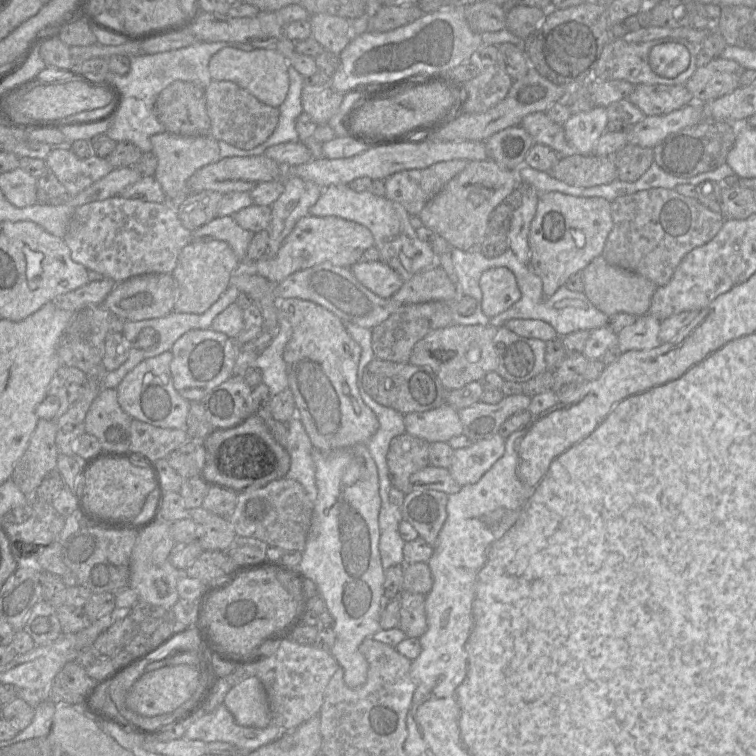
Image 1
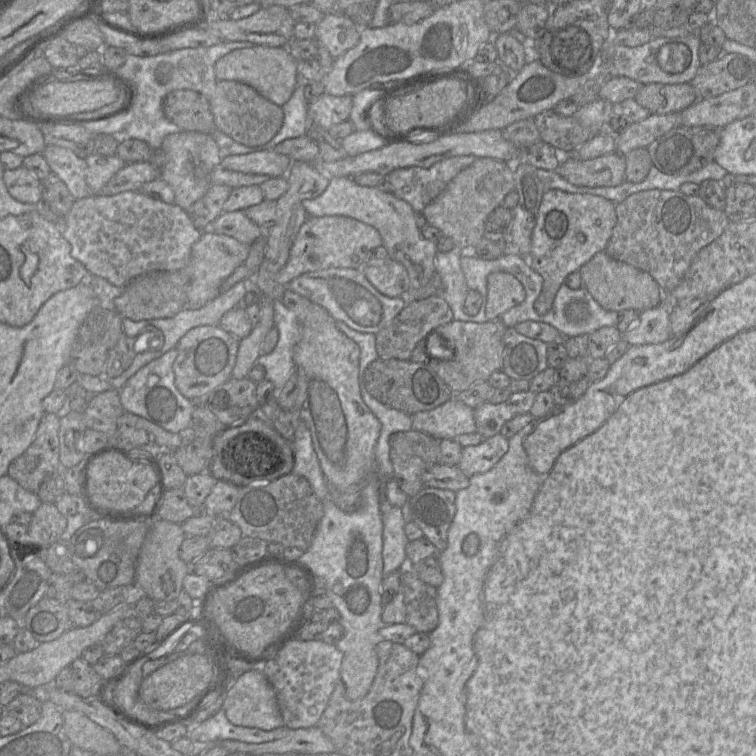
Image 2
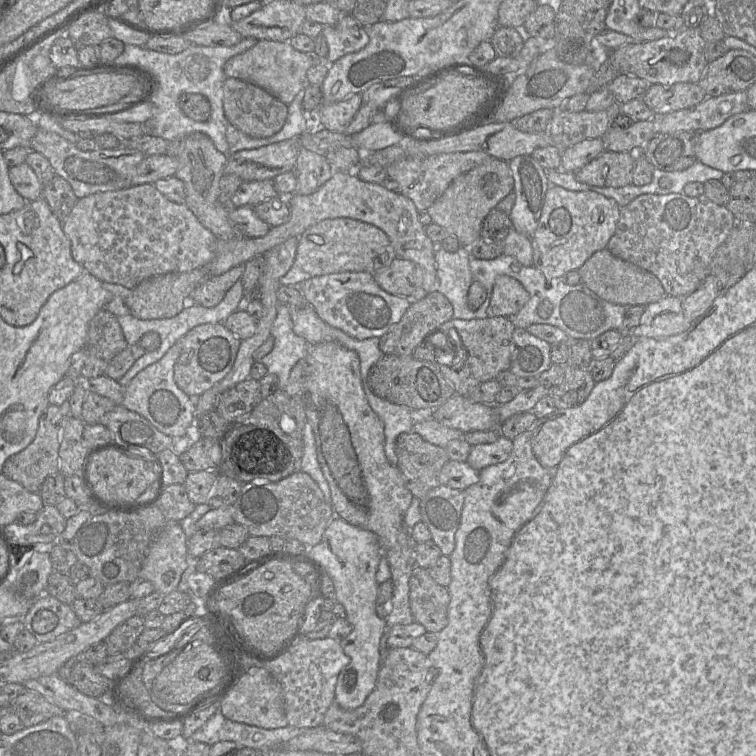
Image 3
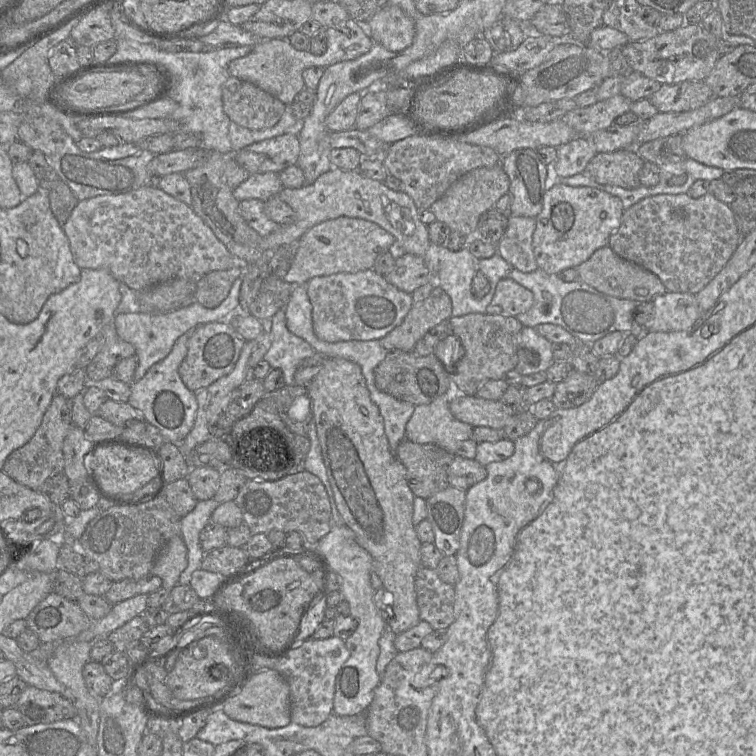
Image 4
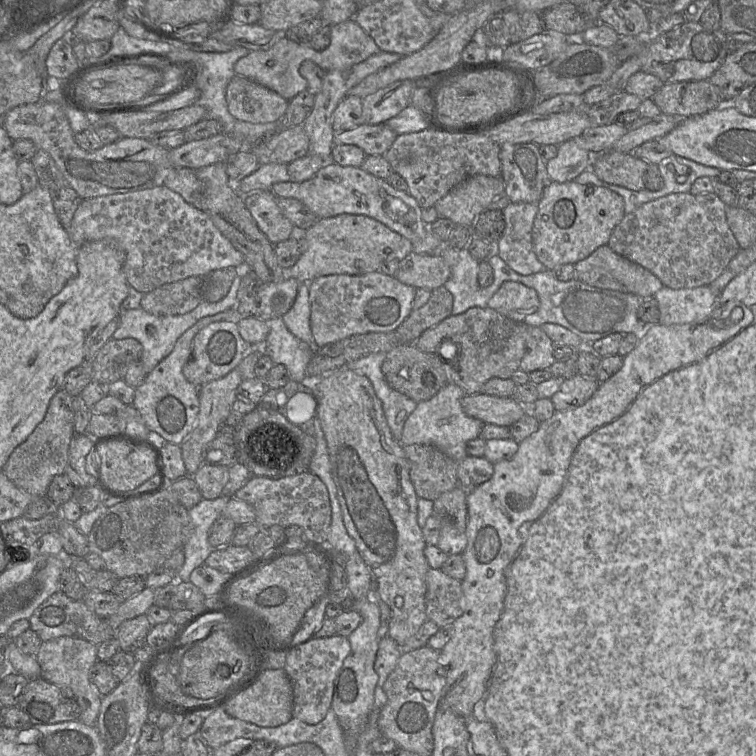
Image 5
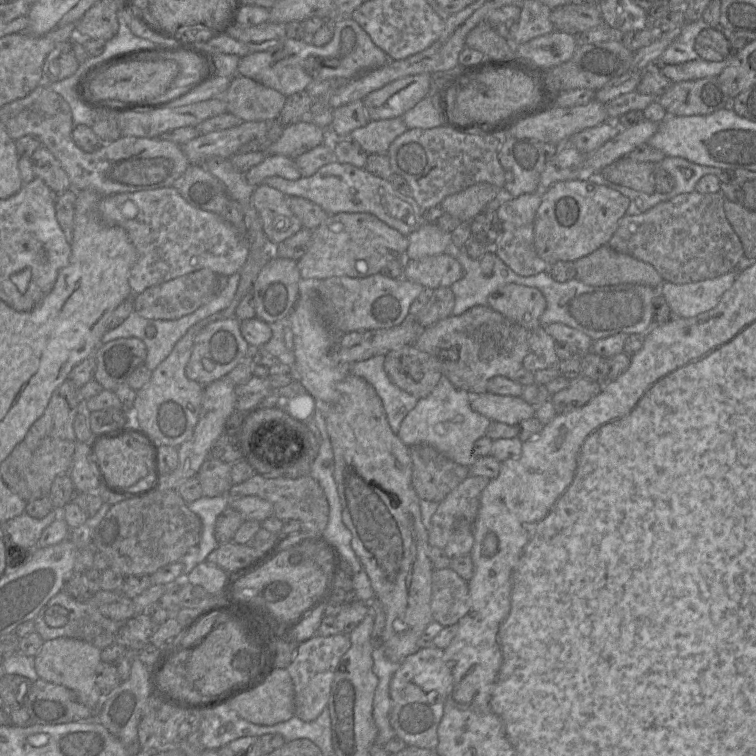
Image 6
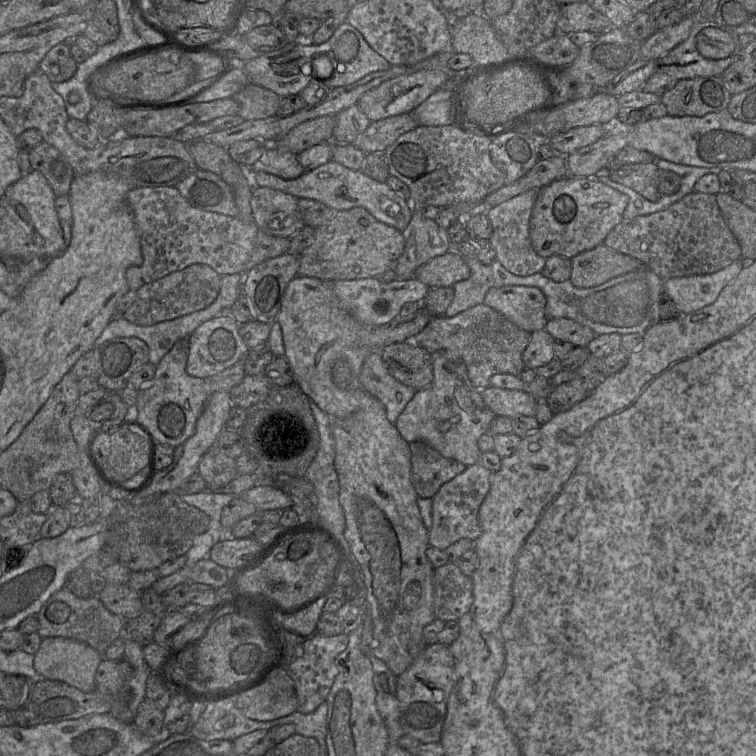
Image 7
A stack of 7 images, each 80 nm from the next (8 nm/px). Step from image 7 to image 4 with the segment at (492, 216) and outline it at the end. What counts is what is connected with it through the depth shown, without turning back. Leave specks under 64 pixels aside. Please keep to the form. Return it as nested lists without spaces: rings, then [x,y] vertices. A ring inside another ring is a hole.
[[[508,216],[508,227],[497,243],[497,253],[517,270],[530,273],[538,269],[533,252],[536,218]]]

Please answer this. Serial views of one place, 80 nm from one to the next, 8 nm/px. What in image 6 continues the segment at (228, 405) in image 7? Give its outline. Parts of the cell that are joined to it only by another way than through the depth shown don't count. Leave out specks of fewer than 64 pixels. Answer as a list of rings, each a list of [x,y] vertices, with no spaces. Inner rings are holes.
[[[223,377],[204,386],[202,406],[198,422],[191,437],[183,442],[178,449],[178,466],[169,474],[163,474],[159,490],[176,490],[183,482],[195,477],[209,457],[210,449],[215,441],[224,433],[225,423],[235,410],[235,384]]]

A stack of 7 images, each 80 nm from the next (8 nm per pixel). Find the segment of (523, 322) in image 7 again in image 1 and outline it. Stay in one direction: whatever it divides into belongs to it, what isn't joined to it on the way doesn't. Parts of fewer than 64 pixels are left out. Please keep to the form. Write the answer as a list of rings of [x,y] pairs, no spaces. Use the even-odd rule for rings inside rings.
[[[506,267],[486,270],[480,277],[479,286],[482,292],[481,309],[488,318],[506,311],[521,298],[516,277]]]

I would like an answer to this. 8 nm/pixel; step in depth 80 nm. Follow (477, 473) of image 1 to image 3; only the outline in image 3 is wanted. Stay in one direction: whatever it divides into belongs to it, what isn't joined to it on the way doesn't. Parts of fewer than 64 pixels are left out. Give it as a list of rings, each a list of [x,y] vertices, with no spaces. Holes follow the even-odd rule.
[[[499,436],[495,442],[474,445],[471,448],[467,463],[475,470],[506,461],[513,450],[513,441]]]

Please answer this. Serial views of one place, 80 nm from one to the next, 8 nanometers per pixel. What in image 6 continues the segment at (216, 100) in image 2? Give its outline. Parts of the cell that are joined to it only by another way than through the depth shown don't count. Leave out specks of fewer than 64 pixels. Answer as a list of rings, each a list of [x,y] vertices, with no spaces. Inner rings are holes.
[[[236,75],[231,79],[224,99],[228,112],[241,121],[274,121],[286,96],[250,78]]]

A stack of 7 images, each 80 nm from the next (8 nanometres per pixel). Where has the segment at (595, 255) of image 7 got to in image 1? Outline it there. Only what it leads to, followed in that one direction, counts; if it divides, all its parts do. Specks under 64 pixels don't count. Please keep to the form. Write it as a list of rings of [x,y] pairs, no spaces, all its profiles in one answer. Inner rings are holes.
[[[602,255],[593,259],[581,274],[584,294],[605,315],[628,313],[640,317],[649,313],[652,297],[658,288],[649,279],[609,264]]]

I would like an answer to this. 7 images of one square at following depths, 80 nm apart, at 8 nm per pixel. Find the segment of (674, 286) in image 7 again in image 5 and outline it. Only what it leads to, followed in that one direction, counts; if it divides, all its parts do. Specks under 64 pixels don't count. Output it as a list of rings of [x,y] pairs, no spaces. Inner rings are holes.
[[[707,286],[672,289],[662,287],[654,296],[660,310],[662,325],[687,324],[706,317],[717,300],[717,294]]]

